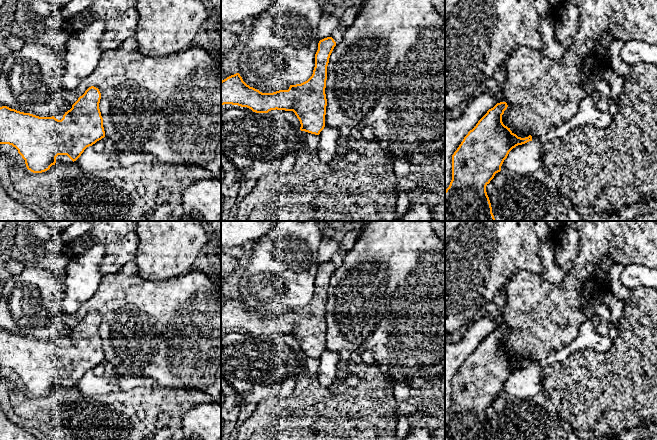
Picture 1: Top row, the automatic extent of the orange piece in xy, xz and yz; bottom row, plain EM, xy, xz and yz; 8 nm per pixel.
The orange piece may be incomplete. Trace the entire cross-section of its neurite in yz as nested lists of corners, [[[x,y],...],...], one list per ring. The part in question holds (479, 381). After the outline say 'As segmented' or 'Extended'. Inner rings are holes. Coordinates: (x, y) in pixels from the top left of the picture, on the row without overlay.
[[[506,326],[497,327],[468,356],[452,379],[452,404],[445,414],[445,440],[494,440],[486,410],[501,395],[509,376],[518,369],[532,365],[532,360],[521,362],[502,346]]]. As segmented

